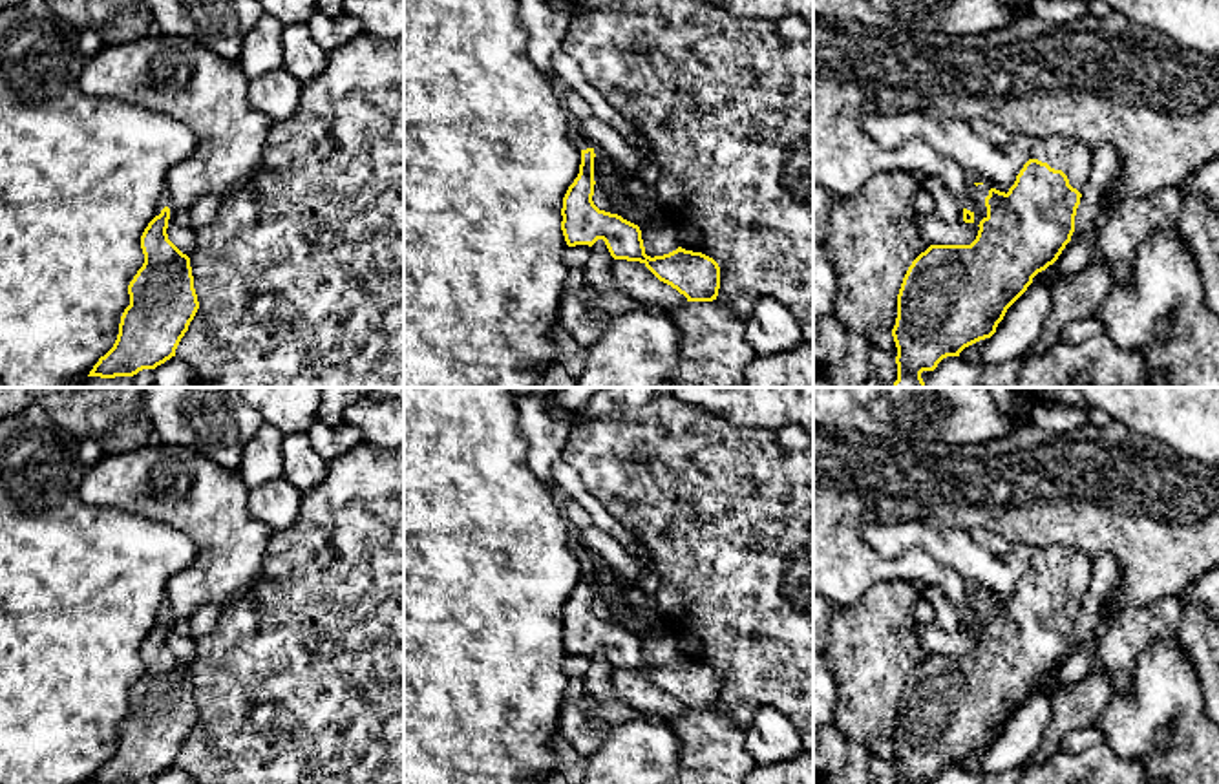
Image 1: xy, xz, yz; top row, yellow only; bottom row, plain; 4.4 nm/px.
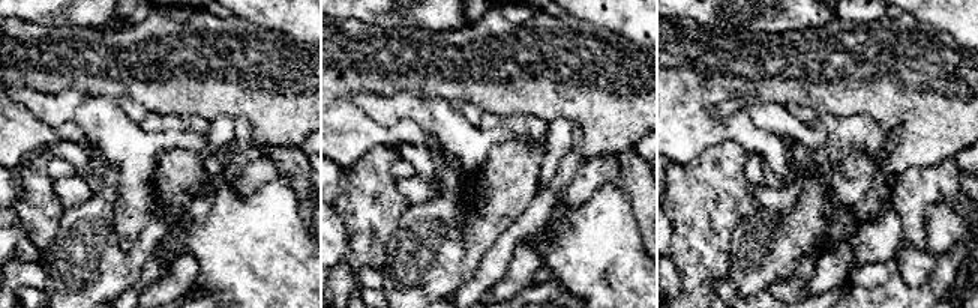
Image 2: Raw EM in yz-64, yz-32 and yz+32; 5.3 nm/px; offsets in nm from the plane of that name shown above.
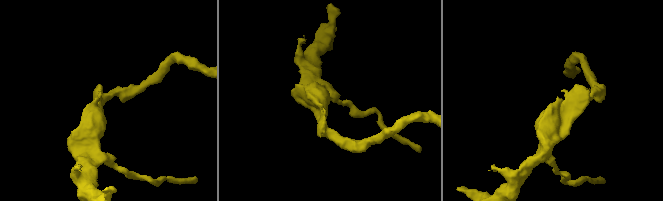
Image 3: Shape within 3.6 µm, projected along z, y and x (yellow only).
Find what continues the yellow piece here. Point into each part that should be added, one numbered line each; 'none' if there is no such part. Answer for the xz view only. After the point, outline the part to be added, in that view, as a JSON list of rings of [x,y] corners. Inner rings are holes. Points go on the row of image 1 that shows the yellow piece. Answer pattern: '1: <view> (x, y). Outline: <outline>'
1: xz (576, 136). Outline: [[[572,124],[570,128],[570,141],[579,148],[579,150],[587,150],[587,148],[594,148],[587,137],[583,135],[581,128],[578,124]]]

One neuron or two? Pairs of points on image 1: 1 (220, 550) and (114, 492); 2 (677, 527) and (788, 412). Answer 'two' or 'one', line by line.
1: one
2: two

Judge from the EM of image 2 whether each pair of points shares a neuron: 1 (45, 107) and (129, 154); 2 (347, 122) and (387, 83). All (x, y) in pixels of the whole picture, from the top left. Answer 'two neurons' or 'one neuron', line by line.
1: one neuron
2: one neuron

